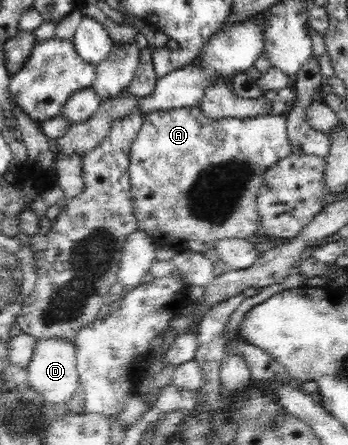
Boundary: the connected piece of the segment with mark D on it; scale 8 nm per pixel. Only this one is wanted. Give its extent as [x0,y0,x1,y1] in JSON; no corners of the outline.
[27,339,80,405]

